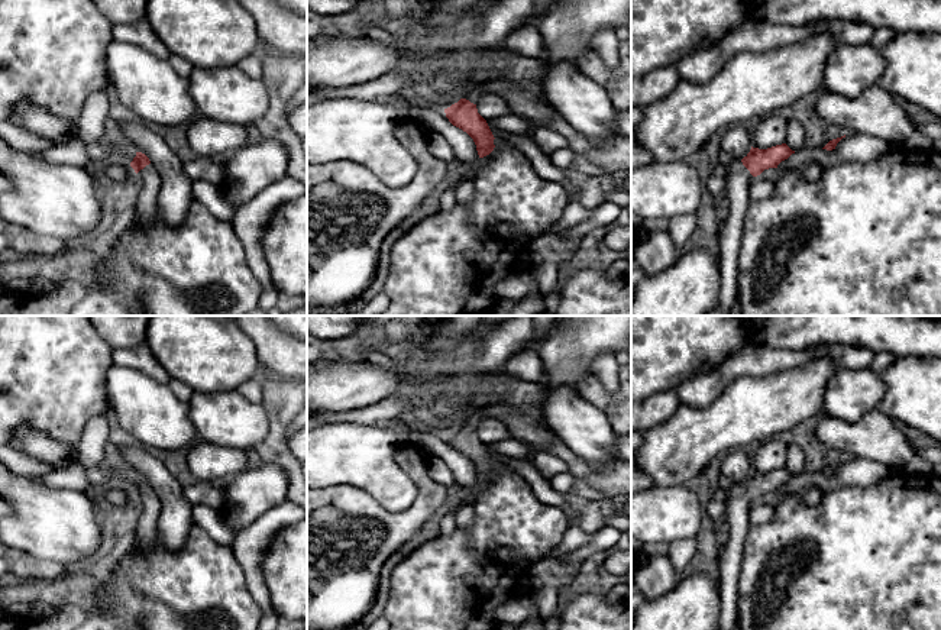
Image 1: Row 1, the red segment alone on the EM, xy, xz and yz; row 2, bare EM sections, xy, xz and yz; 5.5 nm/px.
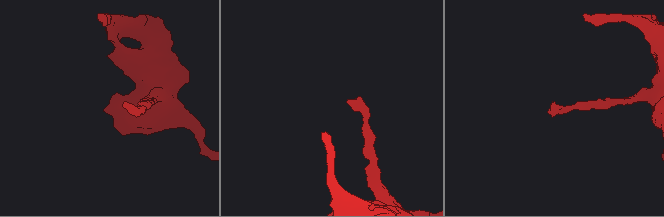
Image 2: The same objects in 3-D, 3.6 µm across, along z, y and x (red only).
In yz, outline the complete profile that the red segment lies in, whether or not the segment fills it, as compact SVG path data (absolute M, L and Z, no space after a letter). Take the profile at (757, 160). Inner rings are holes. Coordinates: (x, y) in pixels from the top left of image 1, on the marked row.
M786 143L767 149L753 148L741 159L734 159L727 167L725 191L730 201L730 213L720 232L720 277L721 297L720 307L725 311L734 310L737 301L737 264L744 224L746 210L750 204L748 188L754 177L764 169L777 168L795 151Z

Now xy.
M136 152L130 167L138 174L138 197L135 207L135 217L140 229L146 227L156 210L156 196L161 187L161 177L156 168L151 164L149 158Z

